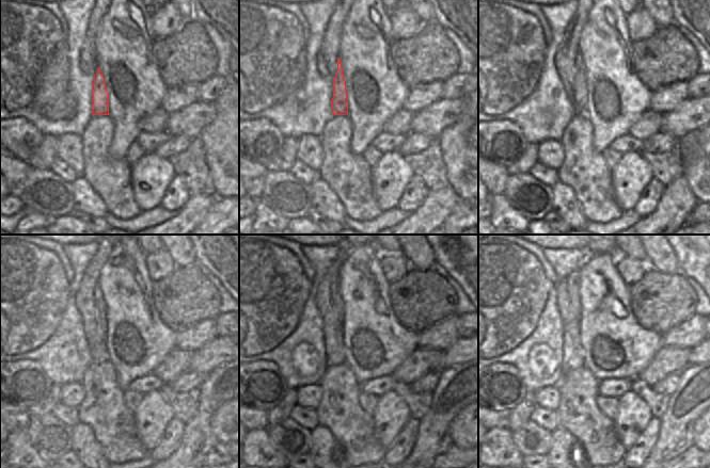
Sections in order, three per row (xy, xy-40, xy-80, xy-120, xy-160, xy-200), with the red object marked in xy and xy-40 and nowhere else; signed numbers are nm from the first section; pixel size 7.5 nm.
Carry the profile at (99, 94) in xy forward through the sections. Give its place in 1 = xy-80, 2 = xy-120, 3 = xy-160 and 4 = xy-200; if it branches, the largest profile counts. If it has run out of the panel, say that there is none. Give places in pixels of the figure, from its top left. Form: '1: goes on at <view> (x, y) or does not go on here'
1: goes on at xy-80 (580, 94)
2: goes on at xy-120 (100, 305)
3: goes on at xy-160 (337, 302)
4: goes on at xy-200 (572, 280)

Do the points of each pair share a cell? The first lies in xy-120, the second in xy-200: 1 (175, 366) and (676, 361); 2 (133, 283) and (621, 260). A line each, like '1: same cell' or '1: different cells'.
1: same cell
2: different cells

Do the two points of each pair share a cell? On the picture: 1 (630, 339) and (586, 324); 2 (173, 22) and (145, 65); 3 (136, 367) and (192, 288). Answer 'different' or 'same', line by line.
1: same
2: different
3: different

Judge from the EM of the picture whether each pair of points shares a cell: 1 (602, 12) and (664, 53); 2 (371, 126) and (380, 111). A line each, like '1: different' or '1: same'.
1: different
2: same

